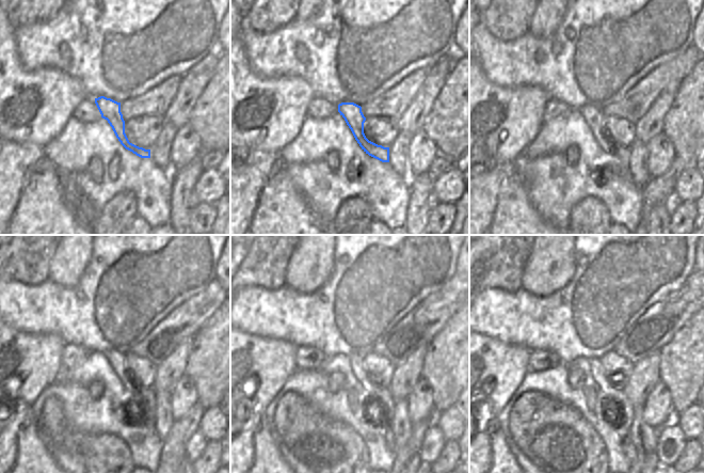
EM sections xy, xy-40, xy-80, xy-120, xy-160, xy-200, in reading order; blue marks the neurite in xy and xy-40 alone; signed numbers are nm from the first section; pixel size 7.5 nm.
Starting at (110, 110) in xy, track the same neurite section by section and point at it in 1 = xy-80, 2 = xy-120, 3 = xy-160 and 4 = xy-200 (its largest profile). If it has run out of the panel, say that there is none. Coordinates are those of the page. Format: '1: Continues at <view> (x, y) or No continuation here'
1: Continues at xy-80 (595, 120)
2: Continues at xy-120 (116, 360)
3: Continues at xy-160 (383, 395)
4: Continues at xy-200 (621, 409).

